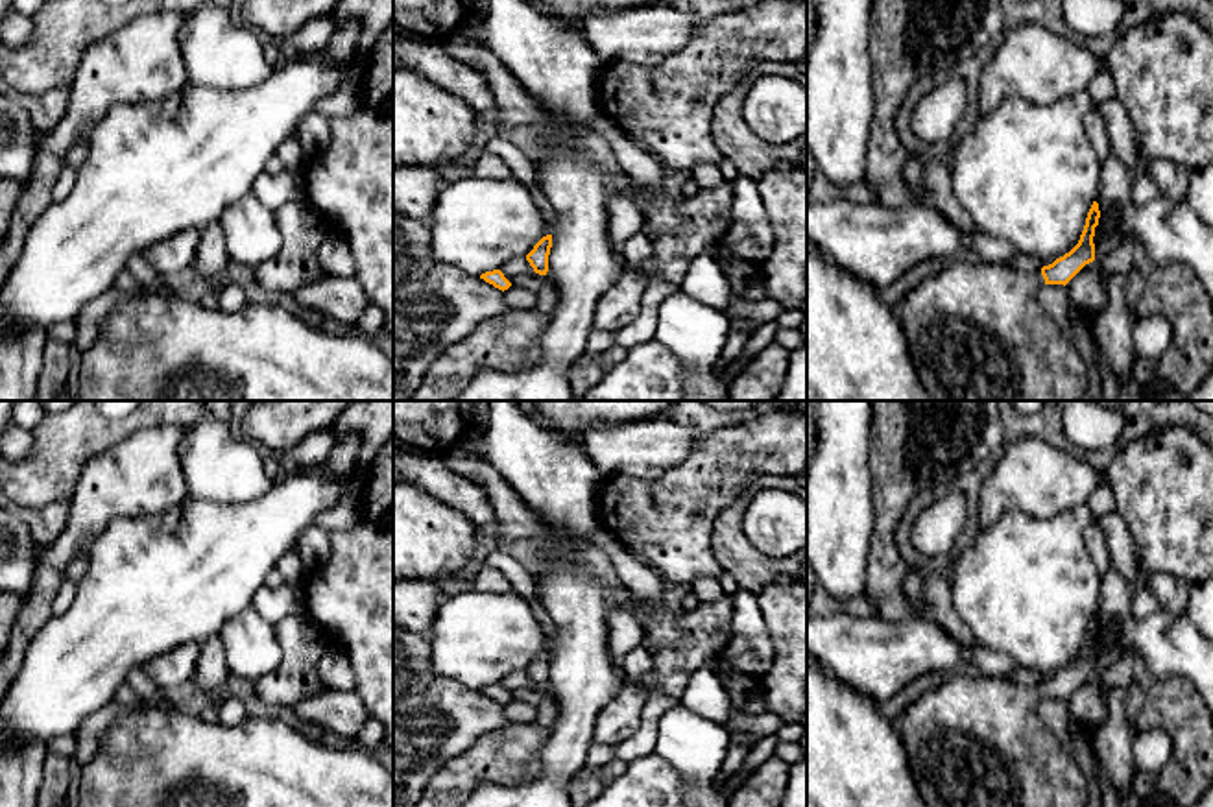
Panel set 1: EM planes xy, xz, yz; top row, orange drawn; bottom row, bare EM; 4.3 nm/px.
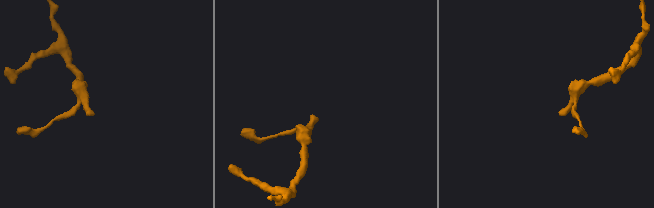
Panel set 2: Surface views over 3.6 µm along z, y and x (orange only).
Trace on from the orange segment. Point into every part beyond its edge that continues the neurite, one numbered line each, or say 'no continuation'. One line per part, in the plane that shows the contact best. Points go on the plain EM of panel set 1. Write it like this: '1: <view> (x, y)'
1: yz (975, 741)

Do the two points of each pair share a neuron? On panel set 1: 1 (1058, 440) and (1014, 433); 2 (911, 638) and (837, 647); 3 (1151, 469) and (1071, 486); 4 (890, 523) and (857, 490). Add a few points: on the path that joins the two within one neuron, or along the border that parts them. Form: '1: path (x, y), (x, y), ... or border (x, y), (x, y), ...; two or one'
1: path (1047, 429), (1025, 427); one
2: path (892, 647), (855, 647); one
3: border (1103, 471), (1108, 482); two
4: border (870, 469), (872, 547); two

